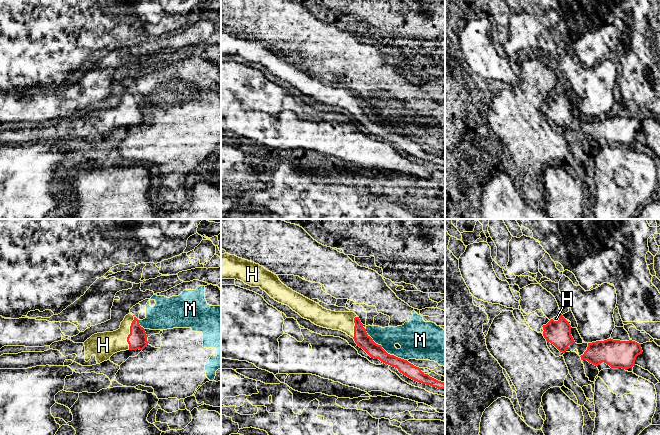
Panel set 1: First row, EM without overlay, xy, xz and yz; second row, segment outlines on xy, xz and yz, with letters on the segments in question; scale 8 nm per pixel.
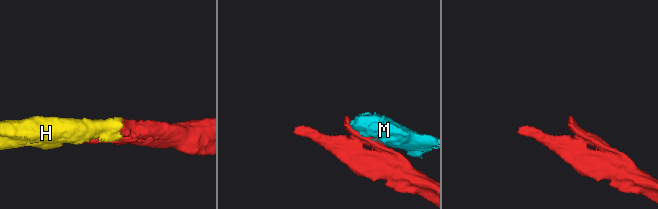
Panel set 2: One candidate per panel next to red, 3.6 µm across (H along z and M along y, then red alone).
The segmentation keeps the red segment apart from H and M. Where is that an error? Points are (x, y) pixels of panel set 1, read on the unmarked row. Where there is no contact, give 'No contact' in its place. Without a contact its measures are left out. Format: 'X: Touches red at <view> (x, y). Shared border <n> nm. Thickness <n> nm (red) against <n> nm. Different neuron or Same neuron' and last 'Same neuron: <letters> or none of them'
H: Touches red at xy (130, 108). Shared border 280 nm. Thickness 160 nm (red) against 200 nm. Same neuron
M: Touches red at xz (383, 125). Shared border 420 nm. Thickness 120 nm (red) against 240 nm. Different neuron
Same neuron: H

